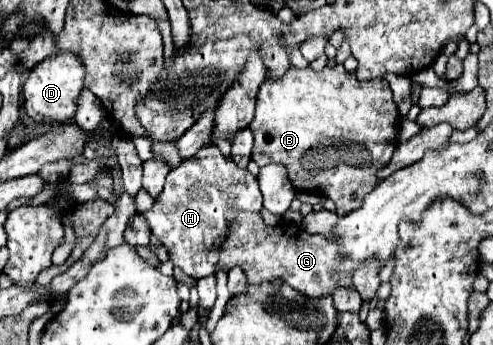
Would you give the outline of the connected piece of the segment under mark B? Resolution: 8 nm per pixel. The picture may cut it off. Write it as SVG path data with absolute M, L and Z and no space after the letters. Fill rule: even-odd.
M344 65L324 67L322 71L314 71L312 67L290 67L280 79L266 77L262 81L256 95L256 113L248 127L254 133L252 161L258 167L268 163L284 165L296 191L328 197L334 201L336 213L344 215L362 205L364 195L378 183L378 169L390 161L398 147L396 135L400 129L400 113L392 101L390 85L384 79L360 83Z

